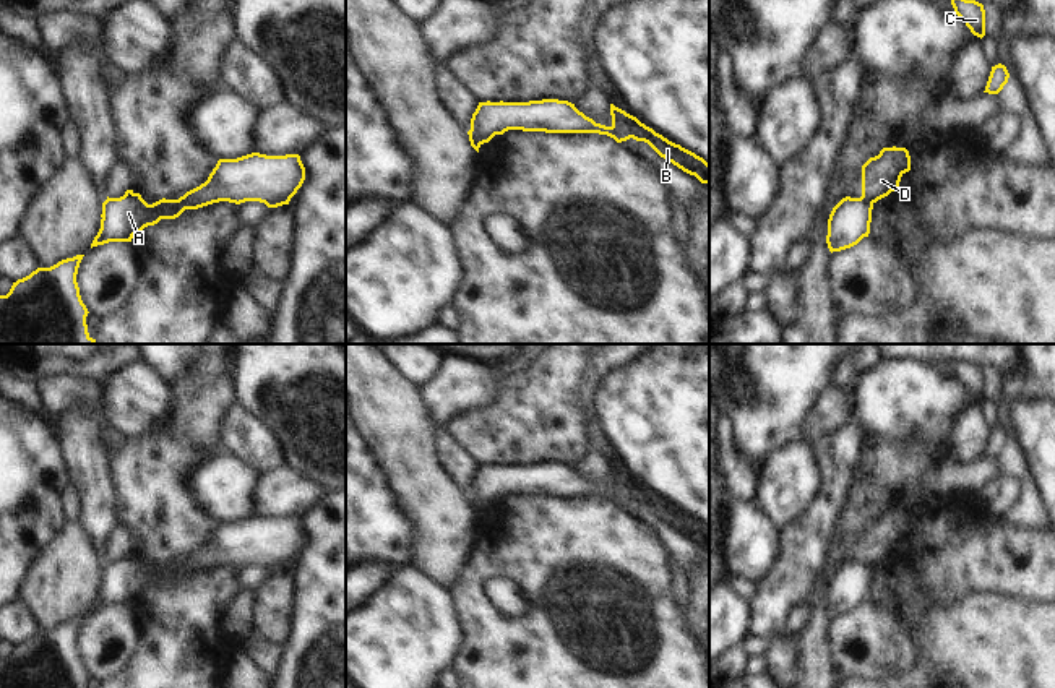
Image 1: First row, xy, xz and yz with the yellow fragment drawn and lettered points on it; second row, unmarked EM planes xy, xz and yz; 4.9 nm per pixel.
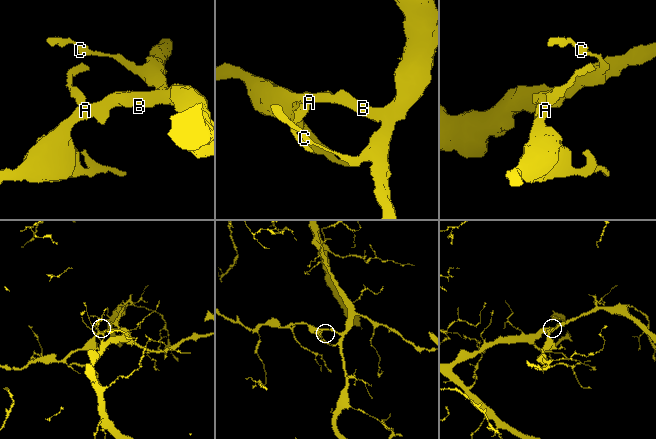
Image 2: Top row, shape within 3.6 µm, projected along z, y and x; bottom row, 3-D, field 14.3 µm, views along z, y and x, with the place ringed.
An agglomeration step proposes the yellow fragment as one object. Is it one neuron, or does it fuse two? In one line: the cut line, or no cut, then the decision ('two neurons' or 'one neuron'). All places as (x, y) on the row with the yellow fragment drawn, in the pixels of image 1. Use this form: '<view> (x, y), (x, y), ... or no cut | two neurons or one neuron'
xz (469, 135), (479, 133), (489, 140) | two neurons

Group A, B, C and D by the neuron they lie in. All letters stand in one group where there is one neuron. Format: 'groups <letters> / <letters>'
groups A B C / D

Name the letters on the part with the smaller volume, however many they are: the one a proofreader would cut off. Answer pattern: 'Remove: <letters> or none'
Remove: D

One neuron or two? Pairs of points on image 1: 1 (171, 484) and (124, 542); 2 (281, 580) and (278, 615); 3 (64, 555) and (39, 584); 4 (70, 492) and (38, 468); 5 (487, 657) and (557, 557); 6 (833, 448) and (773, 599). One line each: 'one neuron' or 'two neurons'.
1: two neurons
2: one neuron
3: one neuron
4: two neurons
5: one neuron
6: one neuron

